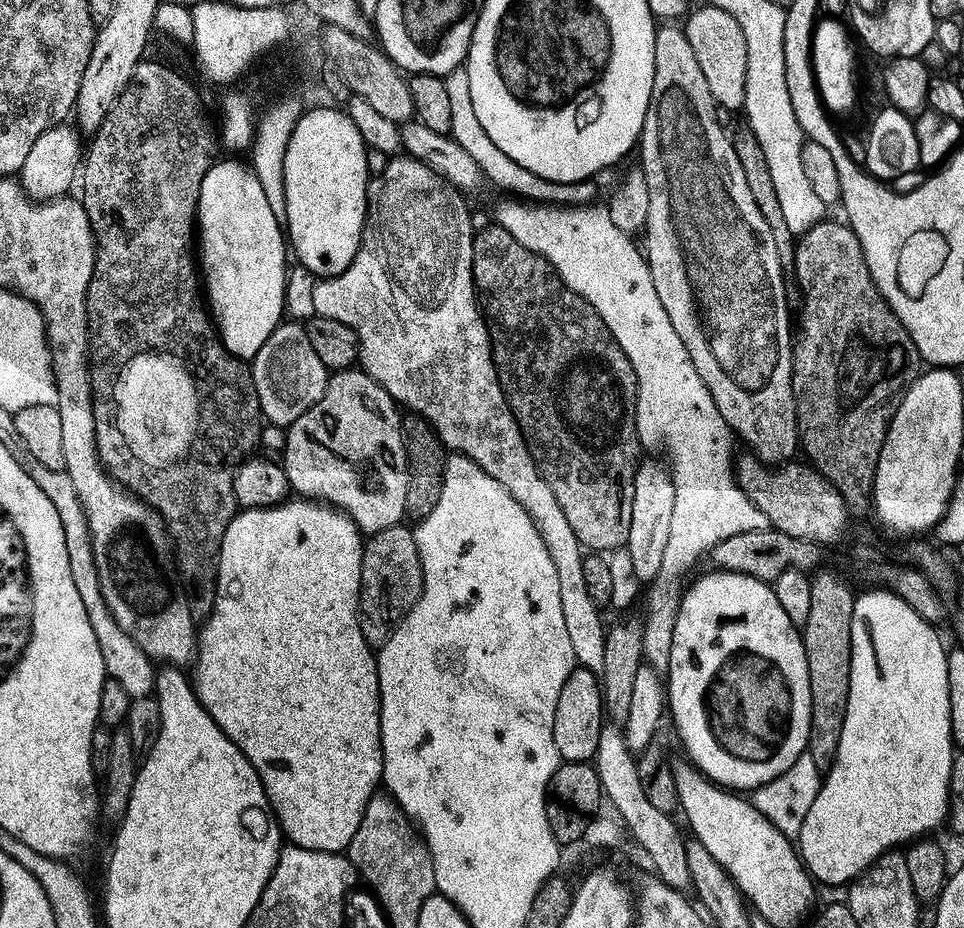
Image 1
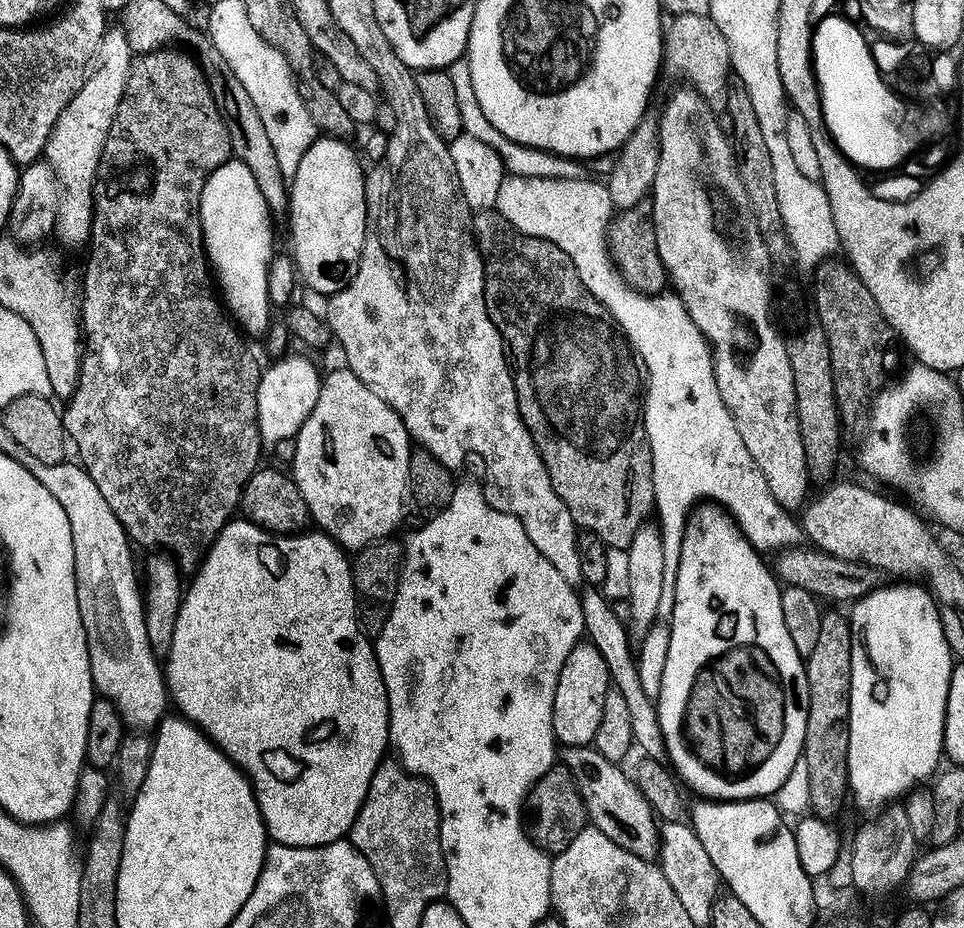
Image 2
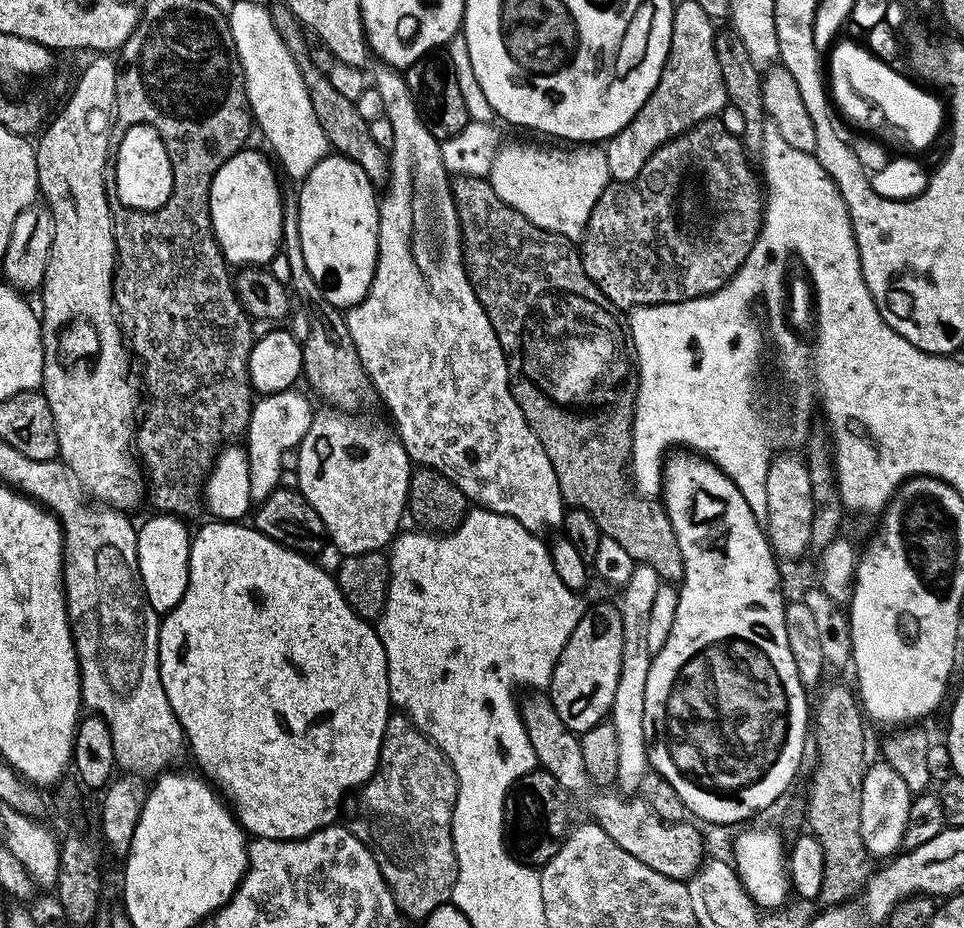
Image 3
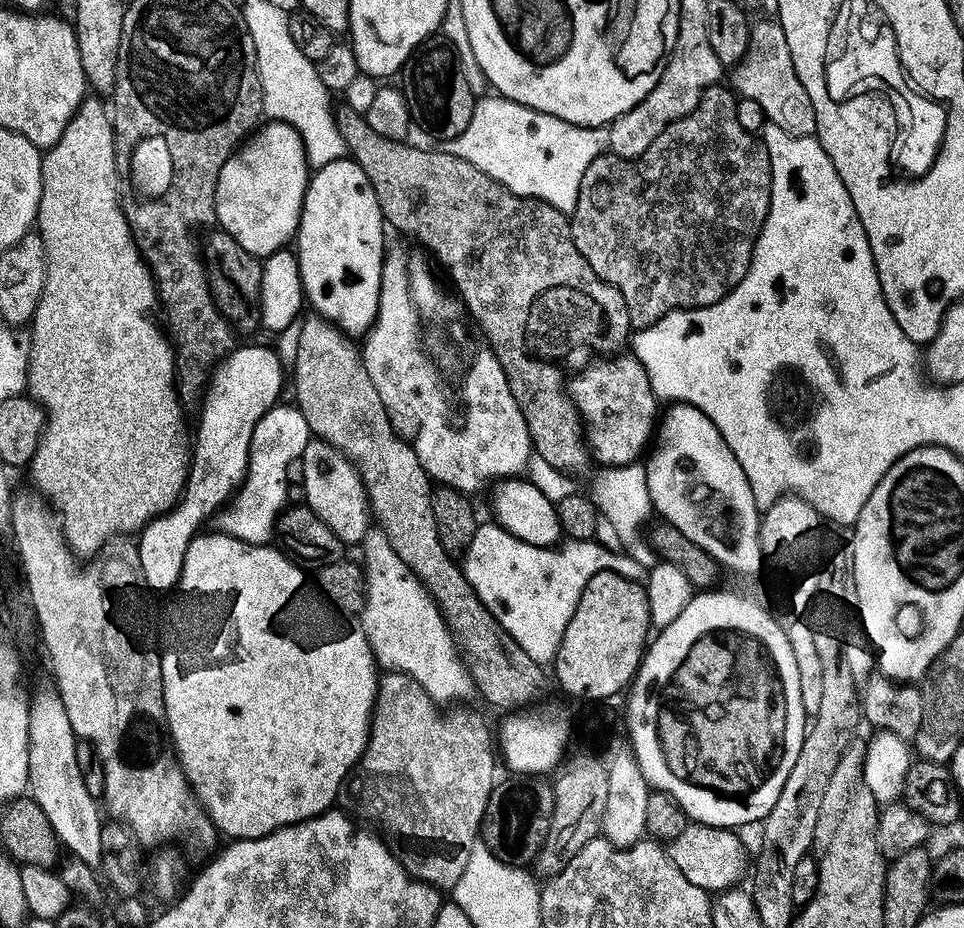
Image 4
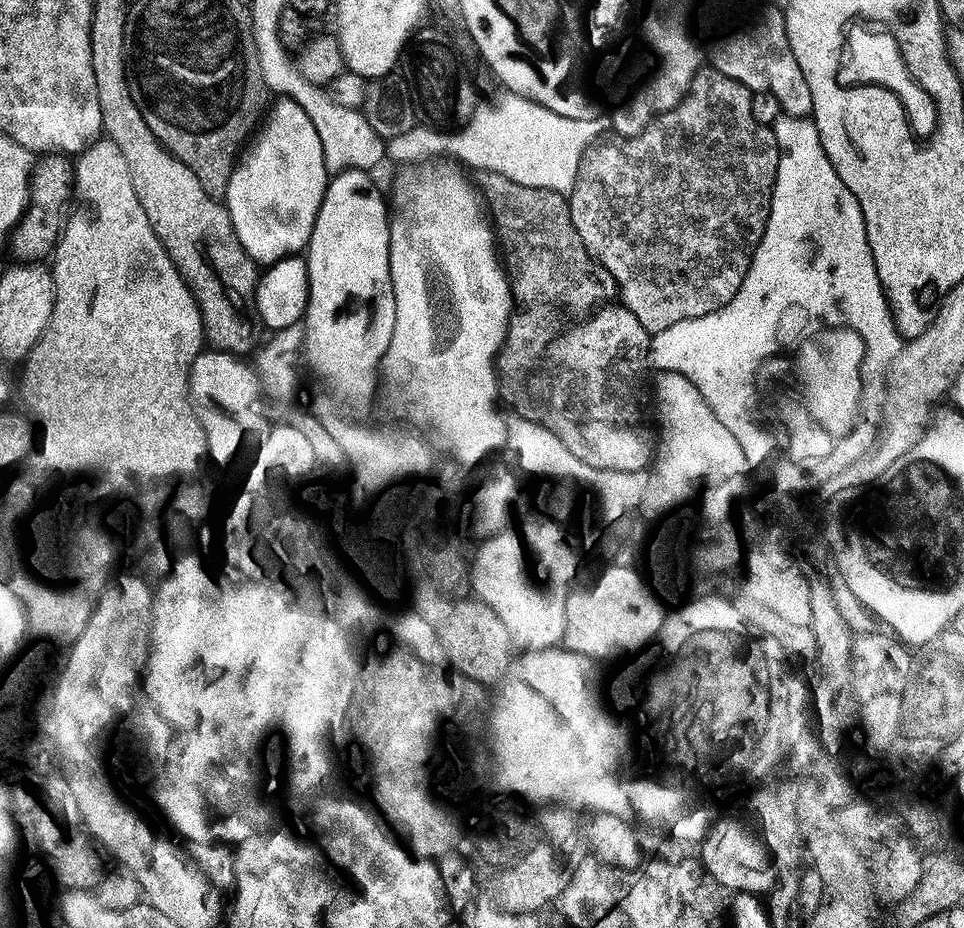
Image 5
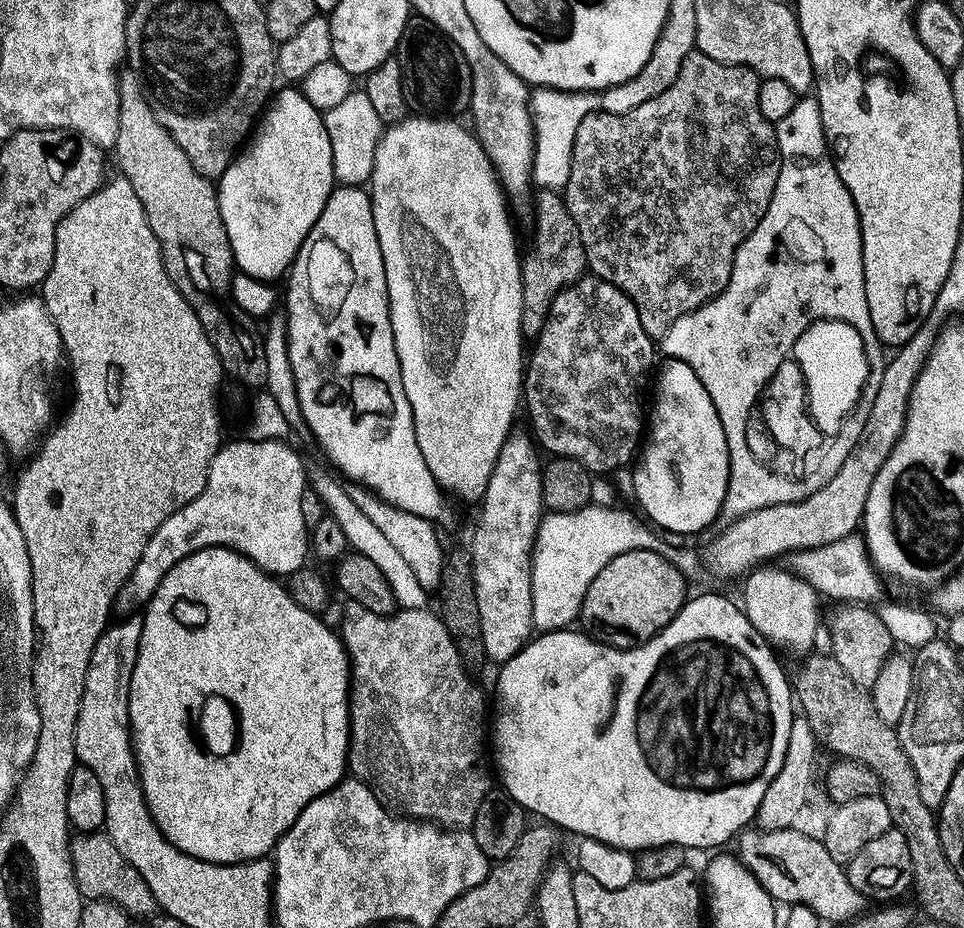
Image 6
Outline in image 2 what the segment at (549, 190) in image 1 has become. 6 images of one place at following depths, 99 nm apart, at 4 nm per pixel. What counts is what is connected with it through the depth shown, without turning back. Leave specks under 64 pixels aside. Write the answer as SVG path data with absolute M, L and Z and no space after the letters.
M461 58L449 64L446 71L450 74L450 78L454 78L454 94L458 97L458 110L462 114L462 126L464 132L473 135L482 142L486 142L487 146L493 147L504 161L505 169L514 176L541 176L542 178L562 178L563 180L578 180L585 175L584 168L579 159L571 156L561 156L559 160L554 159L552 152L544 152L540 148L528 148L525 144L515 144L514 141L508 140L498 130L494 130L494 126L490 126L490 118L486 118L486 114L482 114L482 106L478 106L478 97L474 95L474 81L470 79L470 66L467 59Z

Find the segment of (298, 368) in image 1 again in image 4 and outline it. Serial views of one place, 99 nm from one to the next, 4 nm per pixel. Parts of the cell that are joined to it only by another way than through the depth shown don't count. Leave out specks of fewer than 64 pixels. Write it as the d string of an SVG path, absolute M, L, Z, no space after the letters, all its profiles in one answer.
M291 403L283 404L269 409L254 428L244 481L214 516L214 522L220 527L217 529L223 535L233 536L247 544L268 544L273 539L276 520L289 503L286 466L304 455L310 439L308 423L306 418L302 418L300 409Z

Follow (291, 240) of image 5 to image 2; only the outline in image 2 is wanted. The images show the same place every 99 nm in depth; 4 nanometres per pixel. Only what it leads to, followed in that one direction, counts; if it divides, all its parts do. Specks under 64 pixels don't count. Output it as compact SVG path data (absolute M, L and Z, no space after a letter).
M233 158L208 176L200 195L200 225L204 231L204 251L231 319L245 333L267 333L270 325L268 264L274 255L274 223L250 167Z

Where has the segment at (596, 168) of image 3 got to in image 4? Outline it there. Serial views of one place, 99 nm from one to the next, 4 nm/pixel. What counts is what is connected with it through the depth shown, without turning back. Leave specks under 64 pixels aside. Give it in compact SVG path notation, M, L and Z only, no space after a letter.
M488 94L477 99L470 126L466 126L466 130L462 130L462 134L455 140L447 141L446 150L458 158L466 158L466 162L478 166L478 170L482 170L514 194L545 200L559 212L570 214L578 202L578 190L582 174L586 174L586 166L590 166L594 158L608 152L608 130L607 127L587 128L571 124L562 118L554 118L550 114L522 106L499 94Z

